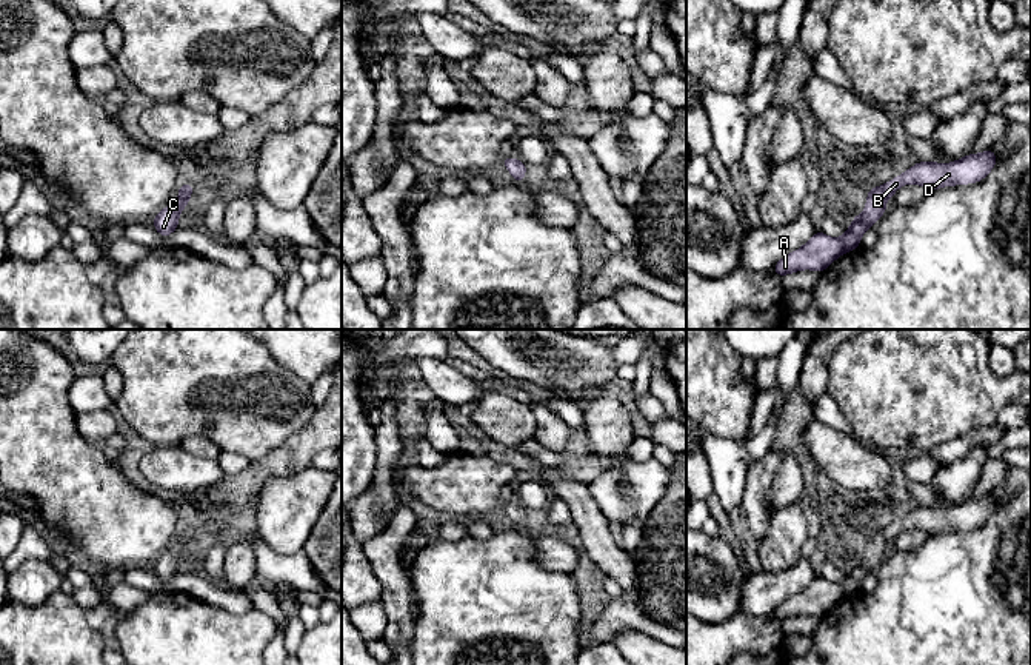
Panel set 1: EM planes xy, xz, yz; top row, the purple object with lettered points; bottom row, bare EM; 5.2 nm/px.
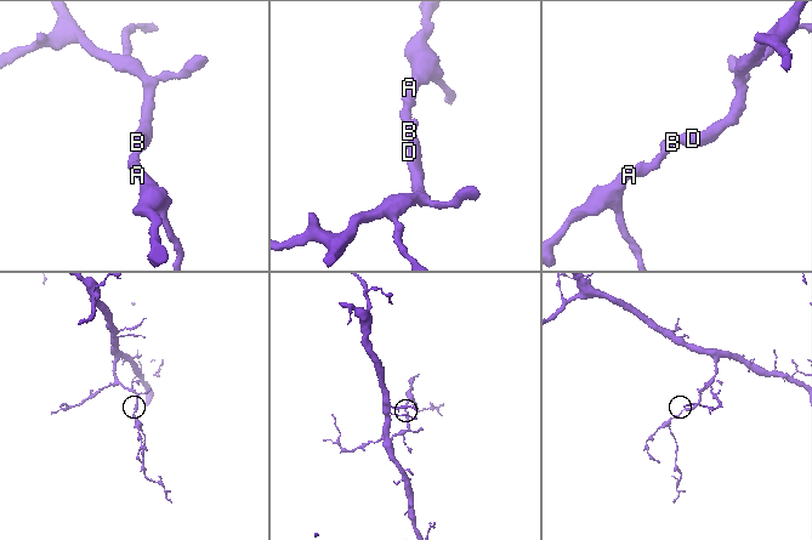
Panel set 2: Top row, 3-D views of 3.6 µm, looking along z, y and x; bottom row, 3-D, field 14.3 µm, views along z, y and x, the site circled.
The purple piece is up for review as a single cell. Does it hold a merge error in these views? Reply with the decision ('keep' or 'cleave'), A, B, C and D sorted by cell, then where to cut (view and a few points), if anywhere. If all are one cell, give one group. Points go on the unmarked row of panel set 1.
keep | A B C D | no cut

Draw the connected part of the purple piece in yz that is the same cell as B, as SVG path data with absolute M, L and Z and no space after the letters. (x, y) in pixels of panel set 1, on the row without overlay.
M991 493L945 510L933 505L917 506L885 530L873 531L866 540L865 556L852 562L851 571L845 574L840 583L816 576L802 593L782 602L771 616L780 622L802 614L823 617L837 602L860 591L863 577L873 573L874 566L886 557L886 545L900 531L916 528L925 531L929 537L943 531L979 528L991 517L996 506L996 497Z

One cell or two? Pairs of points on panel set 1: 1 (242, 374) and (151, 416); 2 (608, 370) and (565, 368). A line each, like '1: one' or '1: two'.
1: one
2: one

